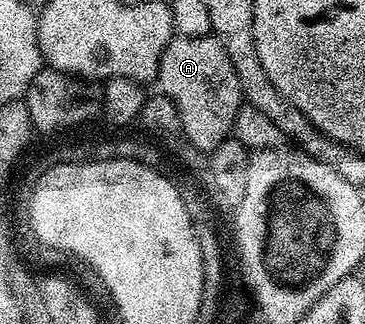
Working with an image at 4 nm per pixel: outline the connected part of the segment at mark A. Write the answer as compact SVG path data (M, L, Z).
M211 35L208 37L171 37L164 55L160 59L160 67L156 78L161 92L176 107L182 124L181 136L196 148L209 151L225 141L234 132L234 120L236 111L243 105L240 83L236 79L236 71L232 71L232 63L224 51L224 47L218 38Z

